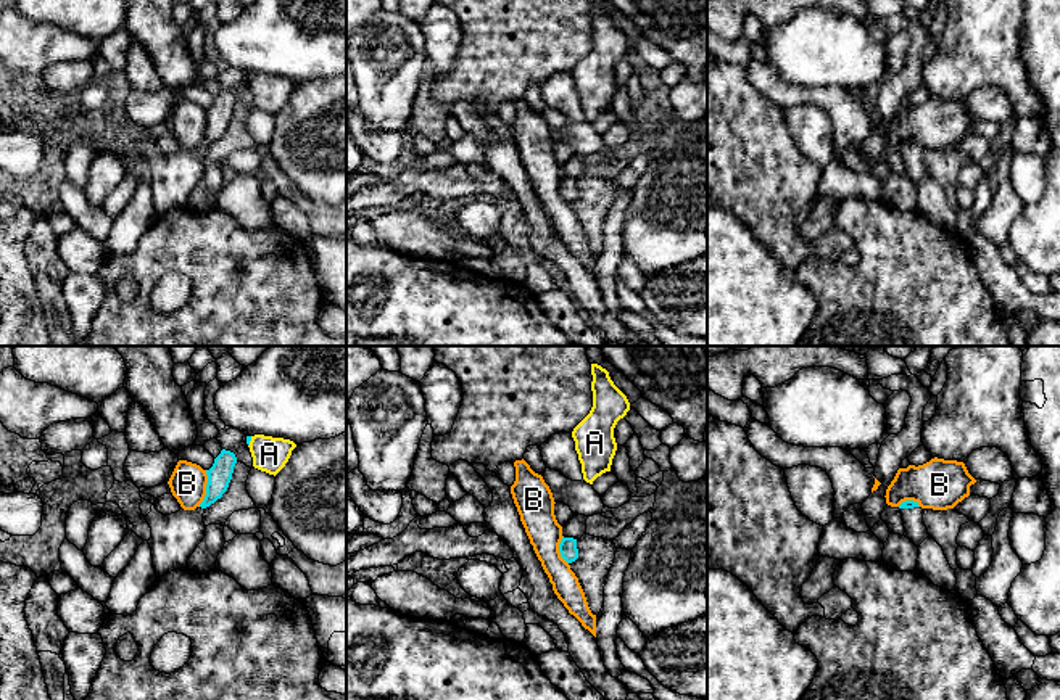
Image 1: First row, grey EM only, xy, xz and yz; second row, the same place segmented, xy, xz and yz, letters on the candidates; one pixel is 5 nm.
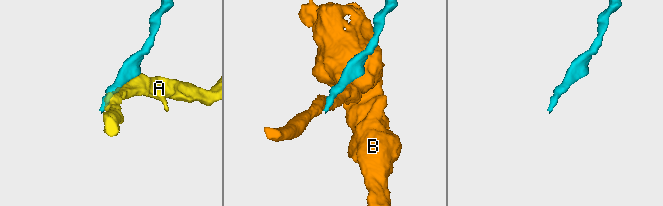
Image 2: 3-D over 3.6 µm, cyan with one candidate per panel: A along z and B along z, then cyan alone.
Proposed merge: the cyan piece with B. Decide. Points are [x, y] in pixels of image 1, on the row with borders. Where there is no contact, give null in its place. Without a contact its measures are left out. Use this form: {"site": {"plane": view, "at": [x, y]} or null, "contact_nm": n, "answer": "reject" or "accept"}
{"site": {"plane": "xy", "at": [207, 488]}, "contact_nm": 190, "answer": "reject"}

